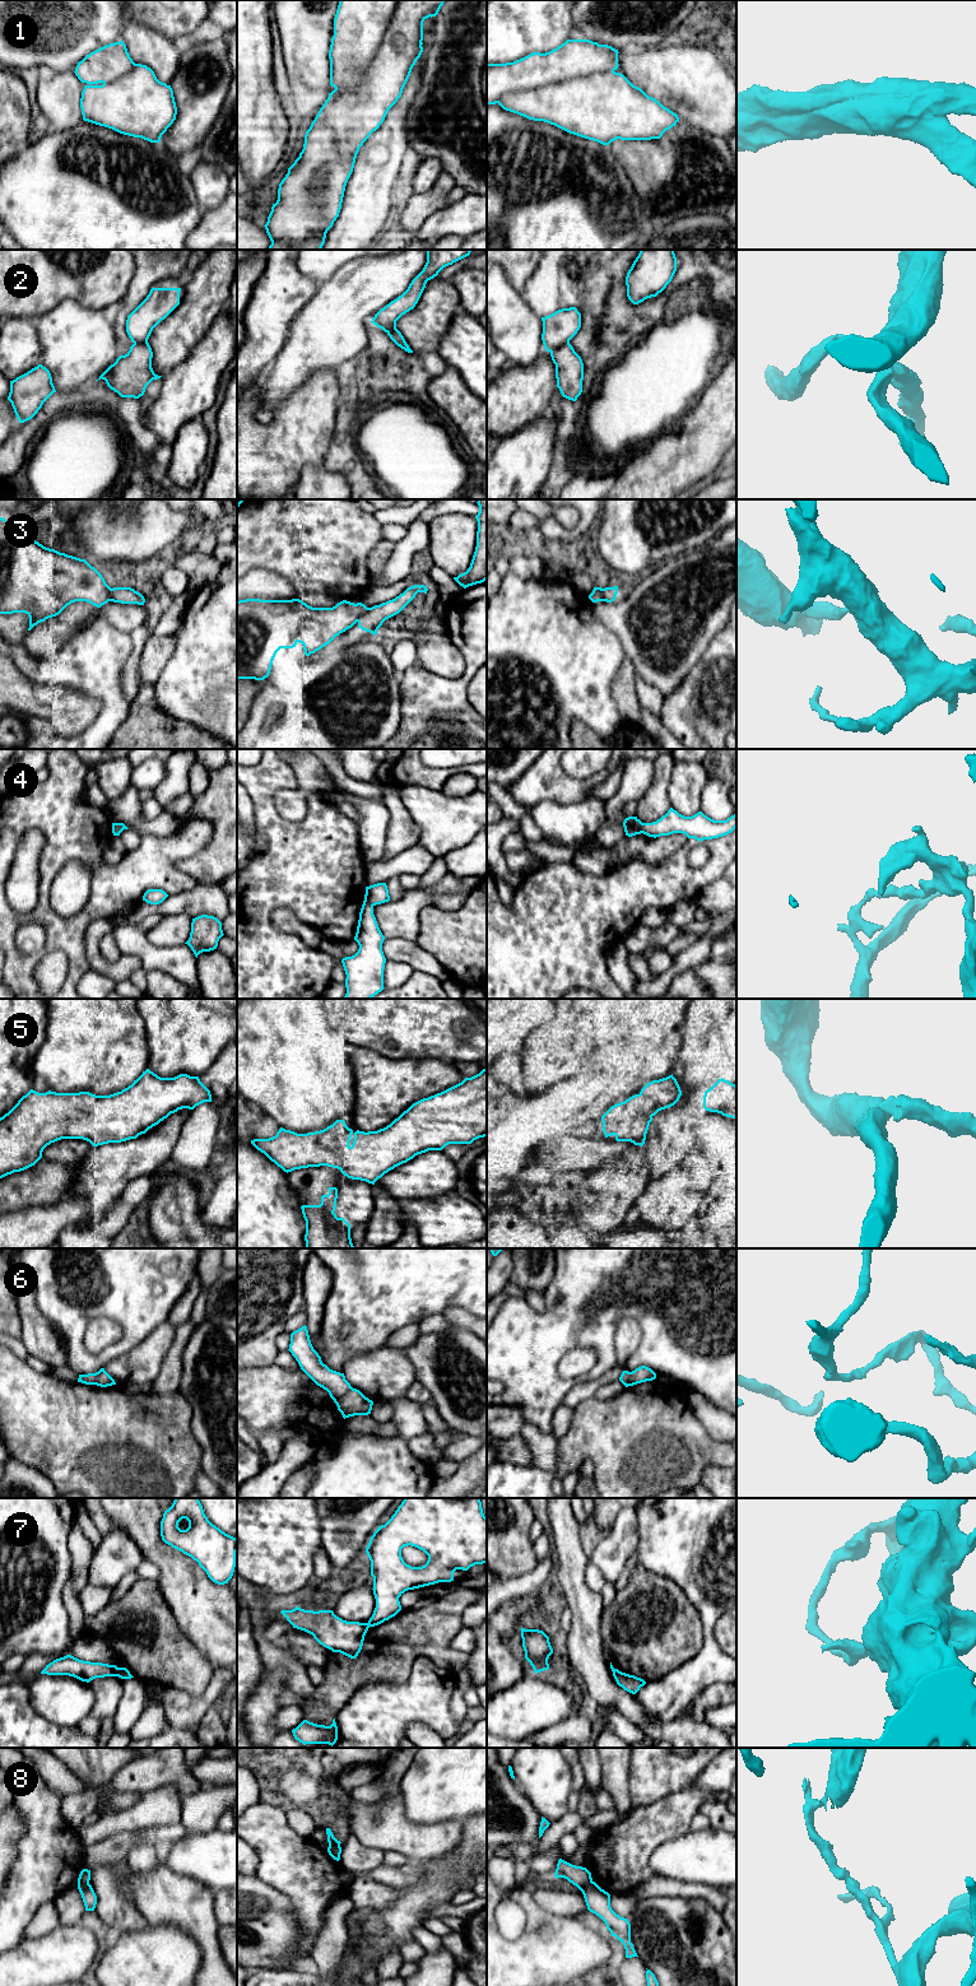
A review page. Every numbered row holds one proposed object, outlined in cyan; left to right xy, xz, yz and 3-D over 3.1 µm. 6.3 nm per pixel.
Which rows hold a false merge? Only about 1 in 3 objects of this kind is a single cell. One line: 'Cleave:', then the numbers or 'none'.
Cleave: 2, 3, 4, 6, 7, 8

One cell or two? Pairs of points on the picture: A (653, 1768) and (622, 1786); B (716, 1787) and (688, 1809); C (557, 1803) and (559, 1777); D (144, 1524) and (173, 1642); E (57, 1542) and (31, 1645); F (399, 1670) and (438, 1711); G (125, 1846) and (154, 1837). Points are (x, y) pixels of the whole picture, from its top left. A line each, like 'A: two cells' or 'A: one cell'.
A: two cells
B: one cell
C: one cell
D: two cells
E: one cell
F: two cells
G: one cell

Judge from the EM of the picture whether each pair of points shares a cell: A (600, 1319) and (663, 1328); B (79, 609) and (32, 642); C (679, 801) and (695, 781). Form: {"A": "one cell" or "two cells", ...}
{"A": "one cell", "B": "one cell", "C": "one cell"}

